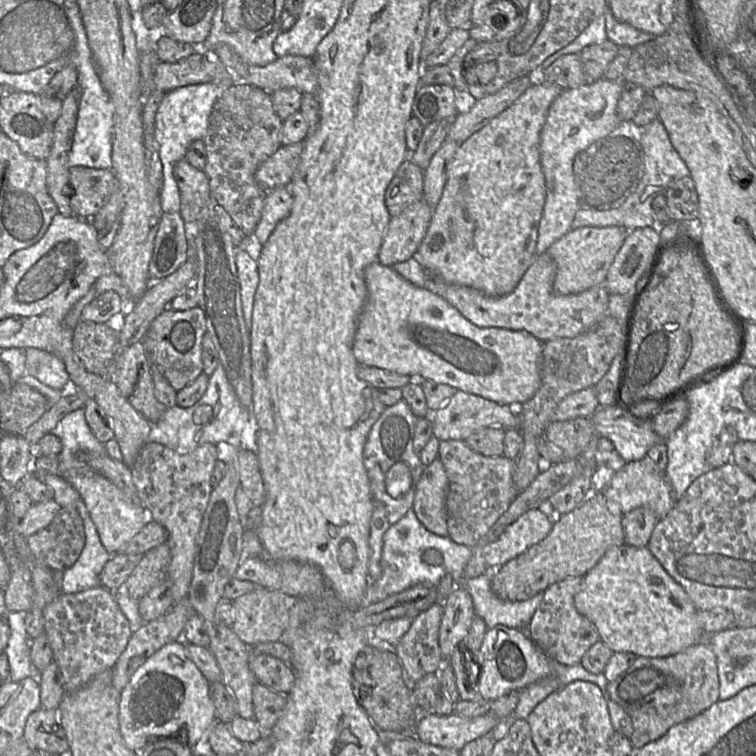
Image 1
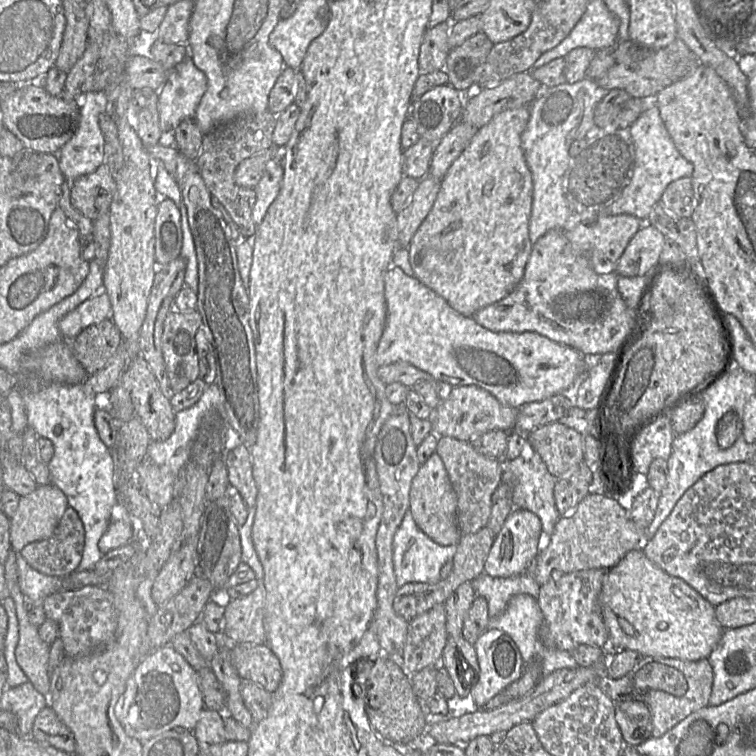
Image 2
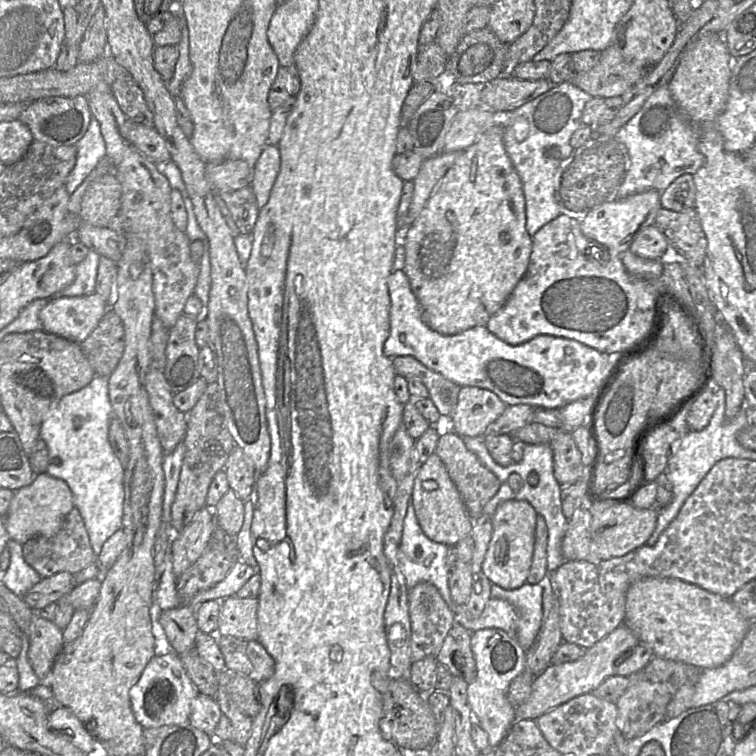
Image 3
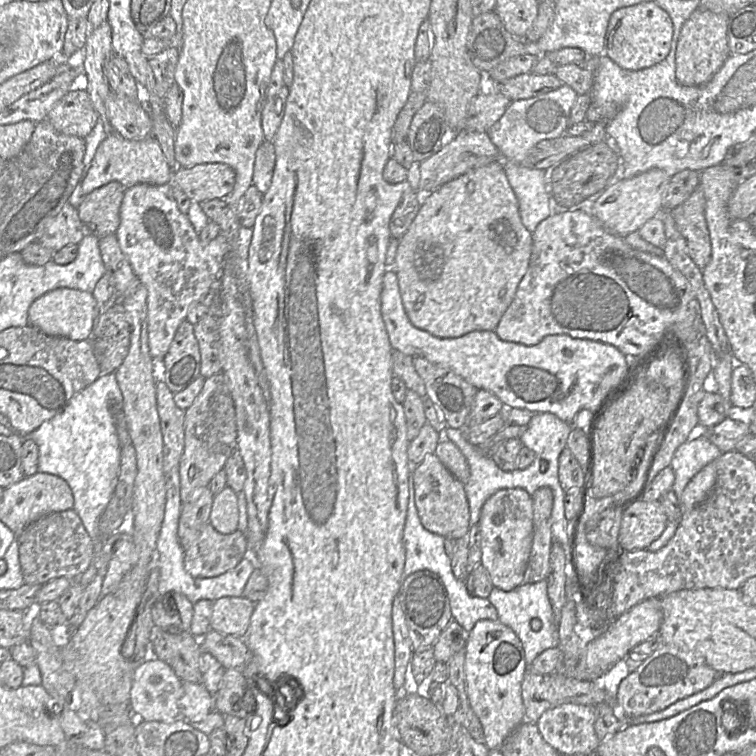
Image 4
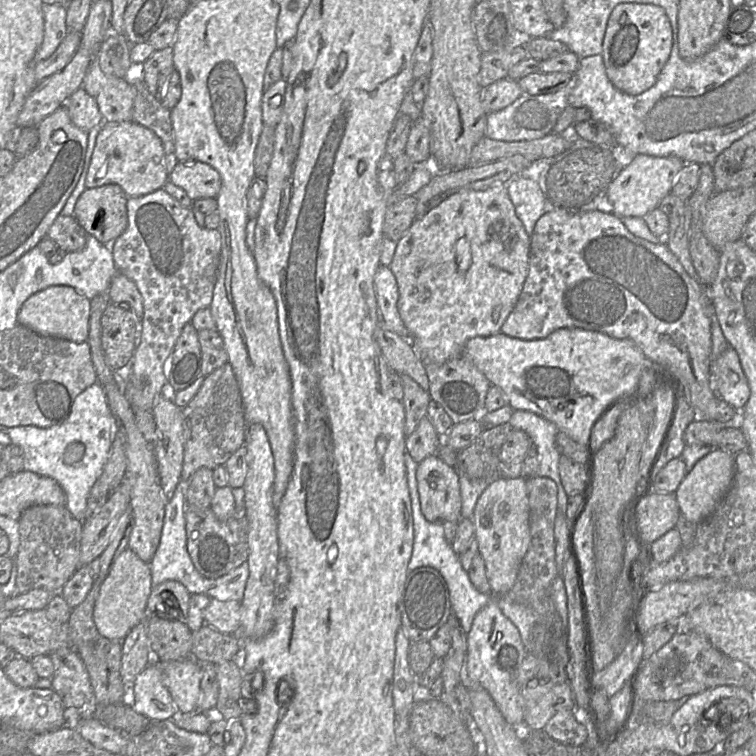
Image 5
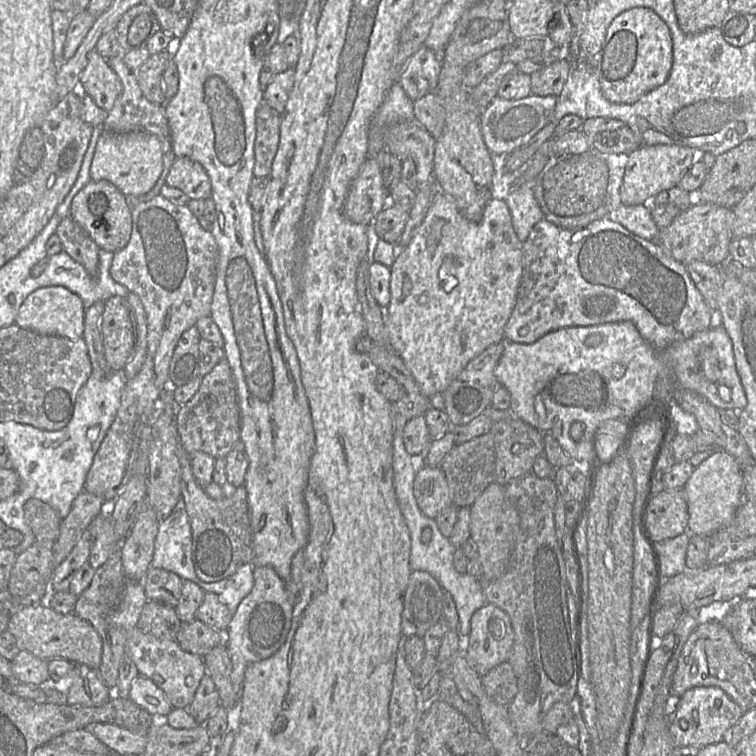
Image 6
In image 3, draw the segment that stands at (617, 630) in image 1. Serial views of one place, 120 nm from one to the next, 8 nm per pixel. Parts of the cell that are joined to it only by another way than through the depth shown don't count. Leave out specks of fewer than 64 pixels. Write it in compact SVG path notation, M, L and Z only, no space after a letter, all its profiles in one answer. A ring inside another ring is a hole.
M644 578L632 584L626 594L625 619L623 624L631 629L638 637L640 642L639 644L646 644L647 646L649 646L653 650L654 656L691 664L702 670L707 668L716 668L726 663L740 646L750 628L751 622L752 621L749 621L741 615L738 608L732 603L729 598L722 597L718 594L709 592L697 585L676 578Z

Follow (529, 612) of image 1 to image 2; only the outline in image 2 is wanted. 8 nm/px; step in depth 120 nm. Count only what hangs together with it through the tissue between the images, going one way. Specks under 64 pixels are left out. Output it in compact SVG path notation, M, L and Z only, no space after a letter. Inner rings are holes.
M482 573L479 577L472 581L472 585L476 594L486 599L488 603L489 618L501 615L509 602L509 600L517 594L529 594L534 598L538 598L540 585L534 580L529 573L523 573L516 576L498 578Z

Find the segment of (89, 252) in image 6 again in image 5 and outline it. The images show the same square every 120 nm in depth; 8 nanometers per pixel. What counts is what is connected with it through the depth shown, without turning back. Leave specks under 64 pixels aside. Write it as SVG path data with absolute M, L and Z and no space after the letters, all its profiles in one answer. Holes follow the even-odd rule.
M61 214L51 225L47 235L60 249L68 253L82 250L87 243L87 236L87 232L74 216Z

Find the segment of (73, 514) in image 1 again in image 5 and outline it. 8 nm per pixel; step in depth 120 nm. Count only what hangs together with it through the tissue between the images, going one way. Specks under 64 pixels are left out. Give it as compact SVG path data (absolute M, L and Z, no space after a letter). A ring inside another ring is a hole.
M34 505L23 511L19 519L20 545L15 556L16 588L18 593L43 589L58 593L80 567L83 522L76 519L65 506Z

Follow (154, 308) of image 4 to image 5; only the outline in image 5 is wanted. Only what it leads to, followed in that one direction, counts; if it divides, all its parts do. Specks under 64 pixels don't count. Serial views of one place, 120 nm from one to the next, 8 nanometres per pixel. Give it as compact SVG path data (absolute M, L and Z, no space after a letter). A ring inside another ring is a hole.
M164 189L141 197L129 197L128 225L110 246L117 271L137 286L143 298L139 338L125 384L125 396L135 411L152 411L157 399L167 390L167 364L184 326L200 310L210 308L217 280L222 241L217 229L200 227L192 208L183 207Z

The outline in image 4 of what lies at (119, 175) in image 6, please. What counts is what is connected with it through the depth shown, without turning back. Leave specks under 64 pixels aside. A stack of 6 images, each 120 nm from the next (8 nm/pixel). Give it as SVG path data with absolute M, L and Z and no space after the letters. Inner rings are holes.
M114 131L107 134L99 145L87 175L81 175L76 190L86 195L110 182L116 181L125 188L137 184L171 185L174 170L168 165L161 146L154 136L143 140L129 140Z

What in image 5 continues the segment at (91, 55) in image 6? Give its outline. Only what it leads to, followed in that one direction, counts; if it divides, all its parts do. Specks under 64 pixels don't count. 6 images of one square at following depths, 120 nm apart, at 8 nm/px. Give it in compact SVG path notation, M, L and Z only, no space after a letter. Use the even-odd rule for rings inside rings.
M95 58L87 69L82 88L96 99L104 121L131 121L136 88L125 78L104 73Z

